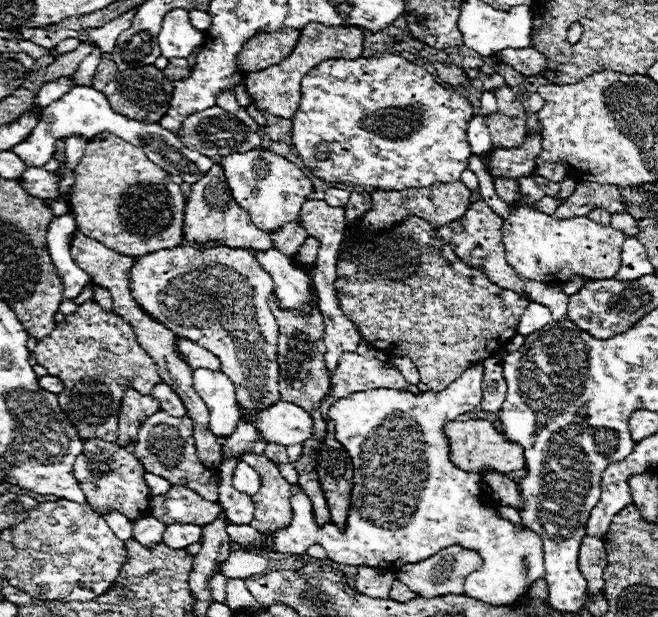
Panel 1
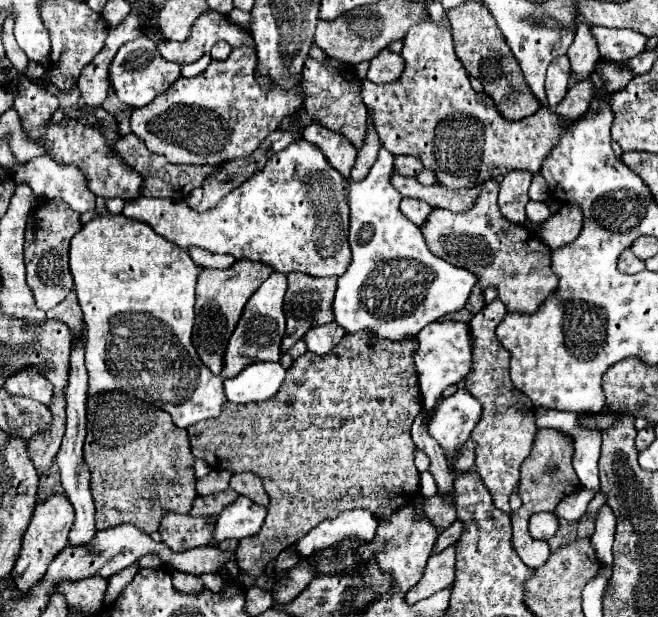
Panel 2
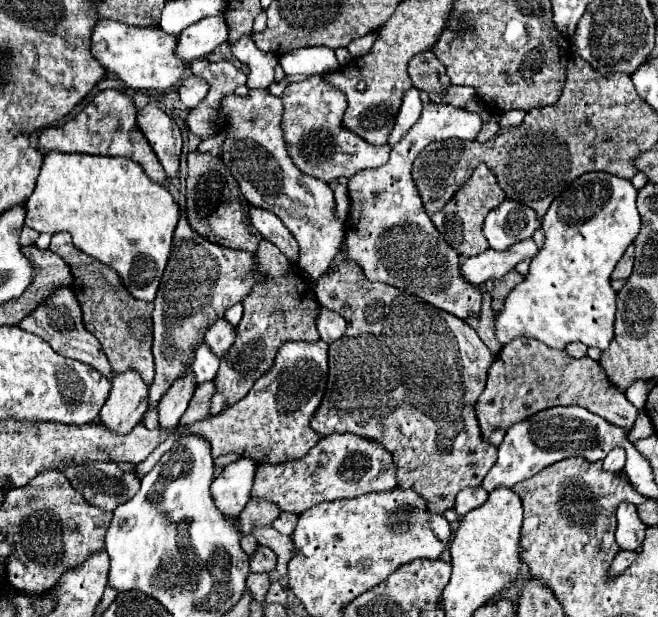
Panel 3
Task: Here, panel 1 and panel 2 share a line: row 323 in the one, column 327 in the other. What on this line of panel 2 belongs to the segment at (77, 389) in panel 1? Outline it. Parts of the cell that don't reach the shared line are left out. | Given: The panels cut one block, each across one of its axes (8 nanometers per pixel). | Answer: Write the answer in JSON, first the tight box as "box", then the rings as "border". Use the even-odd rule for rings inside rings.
{"box":[302,58,366,148],"border":[[[308,58],[302,68],[302,76],[306,80],[306,114],[312,120],[322,122],[328,130],[344,134],[356,148],[362,146],[362,140],[366,136],[366,108],[360,98],[360,78],[356,76],[356,68],[348,66],[340,60],[326,60],[316,62],[314,58]]]}

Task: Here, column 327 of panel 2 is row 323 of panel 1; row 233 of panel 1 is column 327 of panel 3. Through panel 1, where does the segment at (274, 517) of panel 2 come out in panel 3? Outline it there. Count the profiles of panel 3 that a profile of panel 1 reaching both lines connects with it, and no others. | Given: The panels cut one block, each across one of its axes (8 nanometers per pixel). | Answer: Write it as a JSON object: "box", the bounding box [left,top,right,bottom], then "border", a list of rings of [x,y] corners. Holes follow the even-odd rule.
{"box":[312,262,496,514],"border":[[[340,262],[340,266],[336,266],[336,270],[328,270],[316,282],[316,296],[318,296],[320,304],[336,310],[344,318],[356,318],[356,322],[348,322],[346,334],[340,340],[330,344],[330,350],[328,350],[330,376],[328,376],[328,384],[326,384],[326,394],[324,394],[324,398],[320,402],[320,410],[316,410],[316,414],[312,418],[312,428],[316,432],[320,432],[322,436],[330,436],[332,432],[352,432],[352,434],[358,434],[358,436],[364,436],[364,438],[380,440],[394,454],[394,464],[398,466],[398,486],[400,488],[414,488],[416,492],[420,492],[426,498],[428,508],[432,508],[434,514],[442,514],[444,510],[452,508],[456,494],[466,486],[480,486],[484,476],[488,474],[488,468],[492,468],[492,464],[496,462],[496,448],[482,440],[480,428],[476,424],[476,414],[474,414],[474,402],[480,396],[480,392],[484,390],[486,372],[488,372],[488,368],[490,368],[490,364],[494,360],[492,352],[476,336],[476,332],[472,328],[468,328],[468,324],[464,320],[460,320],[458,316],[448,314],[448,312],[444,312],[440,308],[434,308],[432,304],[420,300],[418,296],[400,292],[398,288],[392,288],[388,284],[372,284],[372,282],[368,282],[364,278],[364,272],[360,272],[360,268],[356,268],[356,264]]]}

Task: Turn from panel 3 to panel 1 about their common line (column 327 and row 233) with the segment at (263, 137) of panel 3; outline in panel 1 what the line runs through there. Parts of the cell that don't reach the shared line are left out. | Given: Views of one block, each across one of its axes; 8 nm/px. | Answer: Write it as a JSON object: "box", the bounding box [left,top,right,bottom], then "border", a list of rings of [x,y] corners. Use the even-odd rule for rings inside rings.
{"box":[184,164,272,250],"border":[[[214,164],[212,170],[200,178],[196,184],[192,184],[190,196],[186,200],[186,214],[184,214],[184,240],[190,246],[196,244],[208,244],[208,242],[220,242],[224,246],[248,246],[254,250],[270,250],[272,248],[272,232],[264,232],[256,228],[244,208],[238,206],[238,202],[232,198],[232,192],[226,184],[224,170],[220,164]]]}

